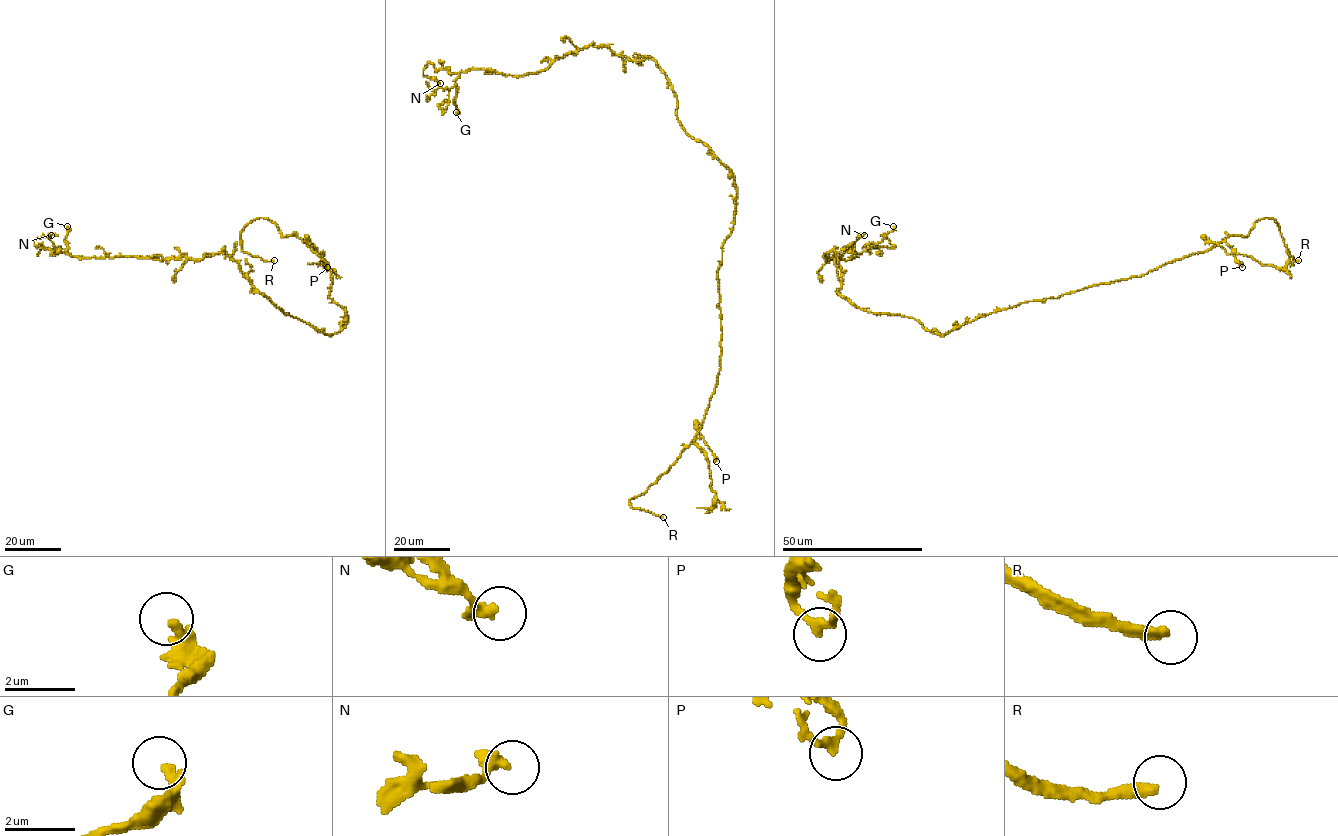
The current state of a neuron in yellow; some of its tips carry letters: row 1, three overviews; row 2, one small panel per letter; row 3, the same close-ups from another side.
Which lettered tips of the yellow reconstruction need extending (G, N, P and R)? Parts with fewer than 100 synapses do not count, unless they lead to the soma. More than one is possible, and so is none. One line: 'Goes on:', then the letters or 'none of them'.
Goes on: R

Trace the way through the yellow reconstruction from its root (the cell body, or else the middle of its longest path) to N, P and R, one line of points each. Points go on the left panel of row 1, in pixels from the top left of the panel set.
N: (342, 328), (324, 334), (282, 311), (223, 250), (201, 259), (71, 257), (34, 245), (36, 239), (51, 235)
P: (342, 328), (347, 314), (328, 298), (331, 271), (308, 243), (323, 255), (327, 267)
R: (342, 328), (347, 314), (328, 298), (328, 264), (301, 238), (256, 218), (240, 233), (241, 249), (274, 260)

